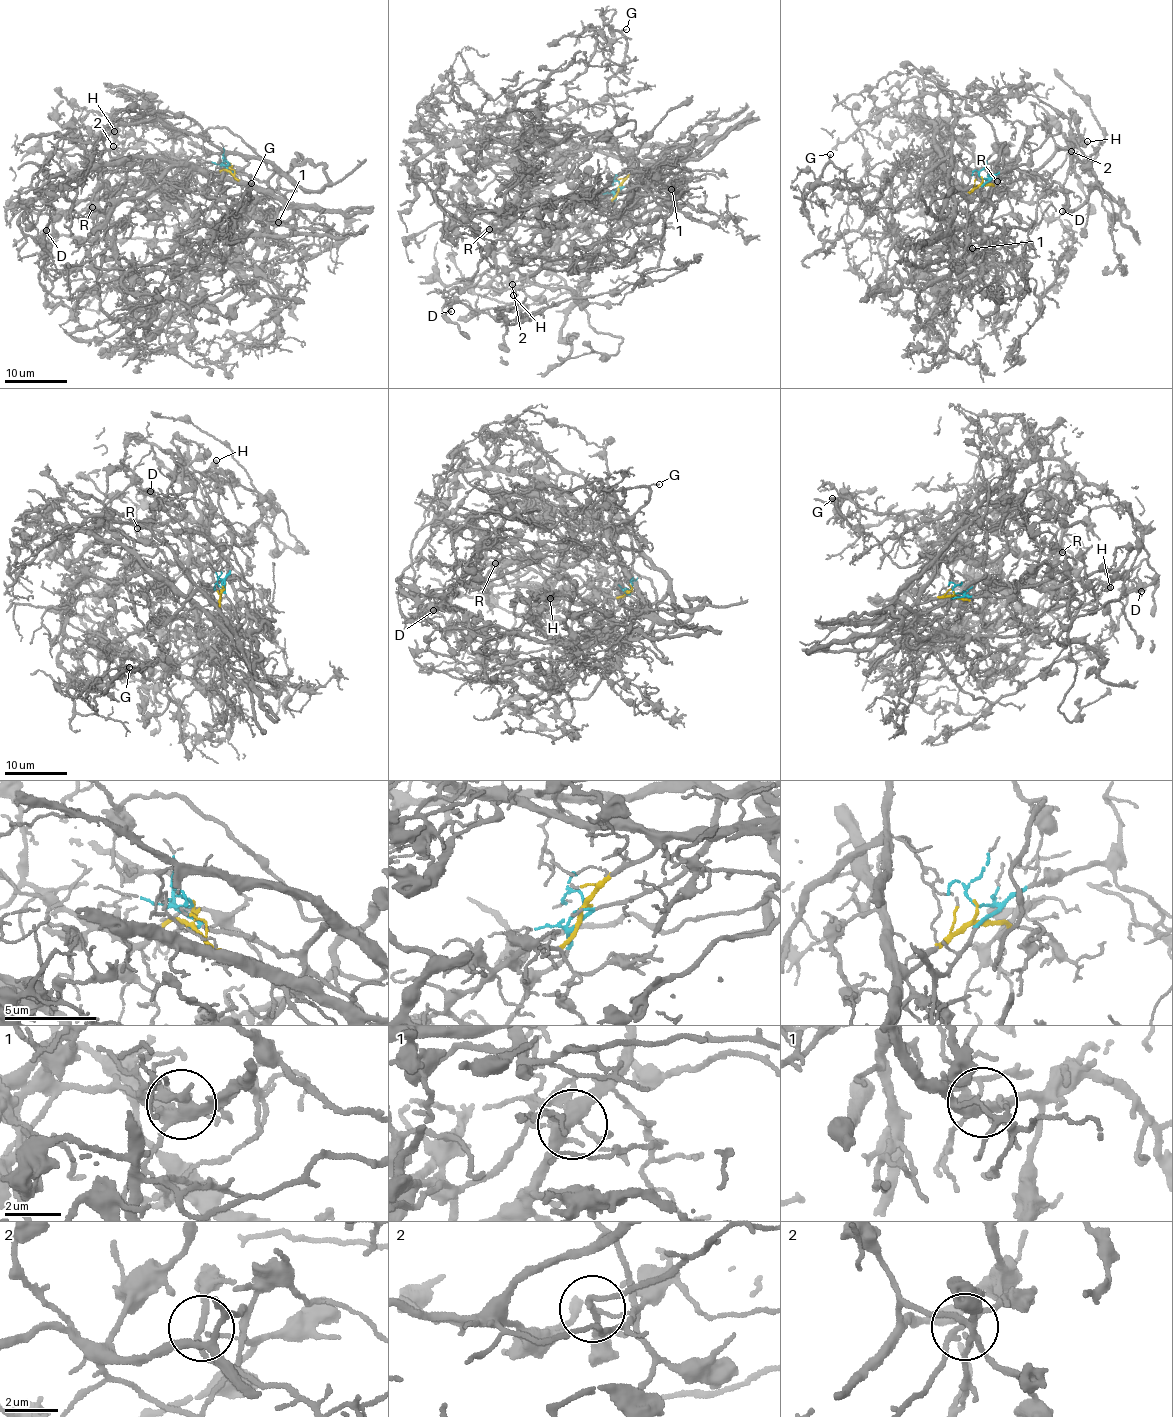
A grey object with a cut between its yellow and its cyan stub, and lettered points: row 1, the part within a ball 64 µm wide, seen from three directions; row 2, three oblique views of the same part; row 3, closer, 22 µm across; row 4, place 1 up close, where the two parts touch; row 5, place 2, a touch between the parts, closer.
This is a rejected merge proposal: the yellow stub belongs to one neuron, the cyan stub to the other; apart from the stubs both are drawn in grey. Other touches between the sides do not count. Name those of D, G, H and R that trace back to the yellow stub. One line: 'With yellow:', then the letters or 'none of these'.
With yellow: D, H, R

